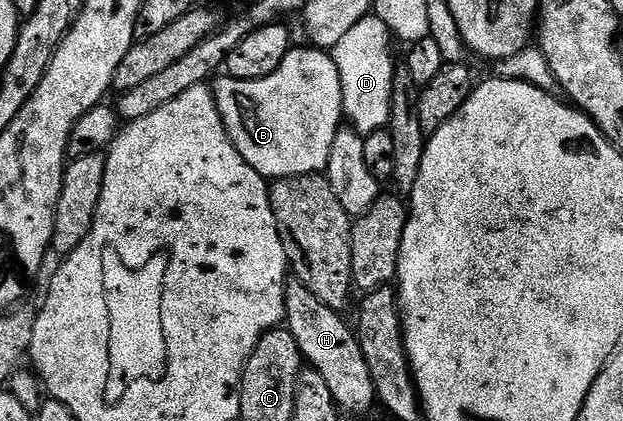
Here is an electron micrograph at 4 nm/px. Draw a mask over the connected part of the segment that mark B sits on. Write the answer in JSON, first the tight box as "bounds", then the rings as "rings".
{"bounds":[211,45,344,181],"rings":[[[313,45],[293,47],[269,77],[245,81],[228,75],[218,76],[211,85],[222,123],[234,147],[251,168],[268,181],[293,176],[320,174],[326,170],[333,140],[343,125],[344,99],[341,97],[340,74],[334,56]]]}

